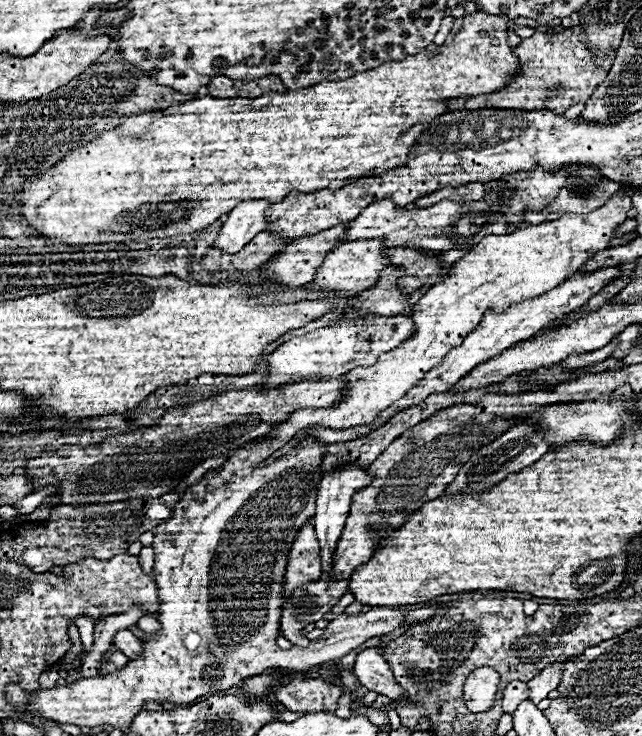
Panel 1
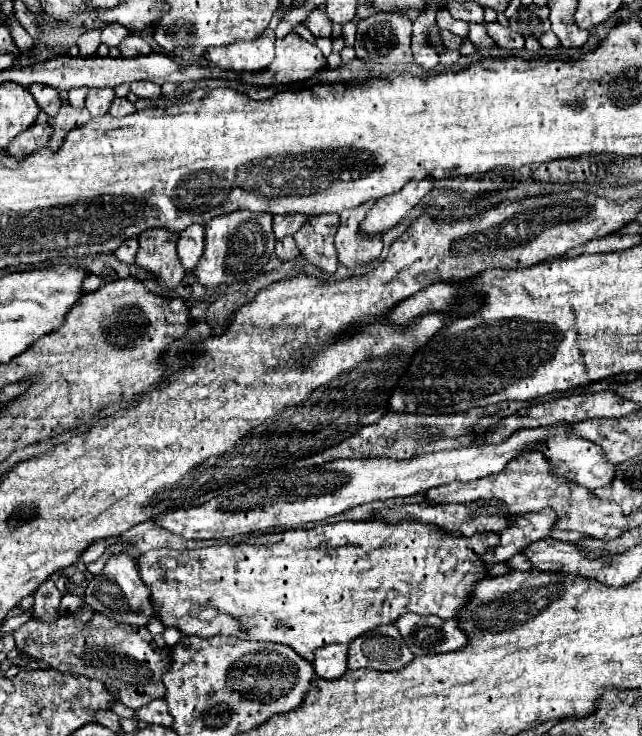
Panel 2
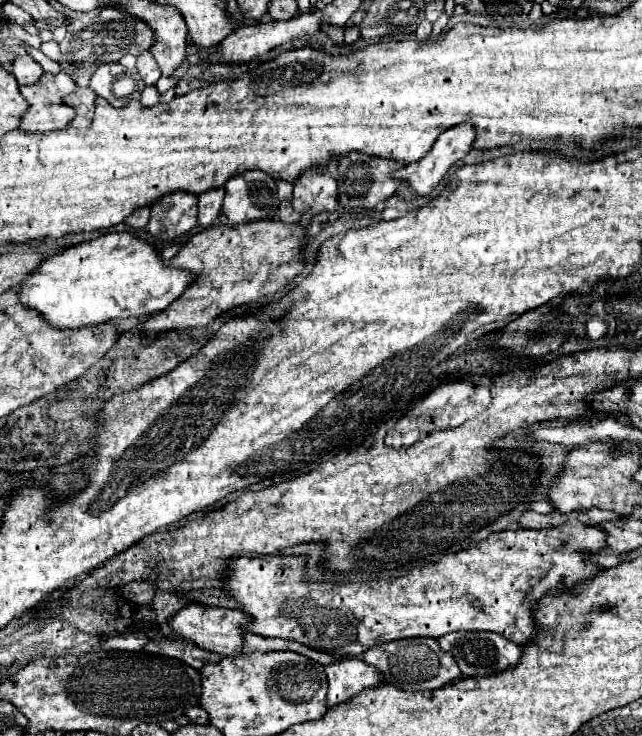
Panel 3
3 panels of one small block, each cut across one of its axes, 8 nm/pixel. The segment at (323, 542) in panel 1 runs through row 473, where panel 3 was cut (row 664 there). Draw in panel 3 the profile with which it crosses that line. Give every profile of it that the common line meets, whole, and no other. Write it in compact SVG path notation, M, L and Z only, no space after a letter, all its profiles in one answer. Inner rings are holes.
M344 658L342 662L328 664L326 676L330 686L326 700L328 708L334 708L368 688L378 688L384 684L380 672L358 658Z

